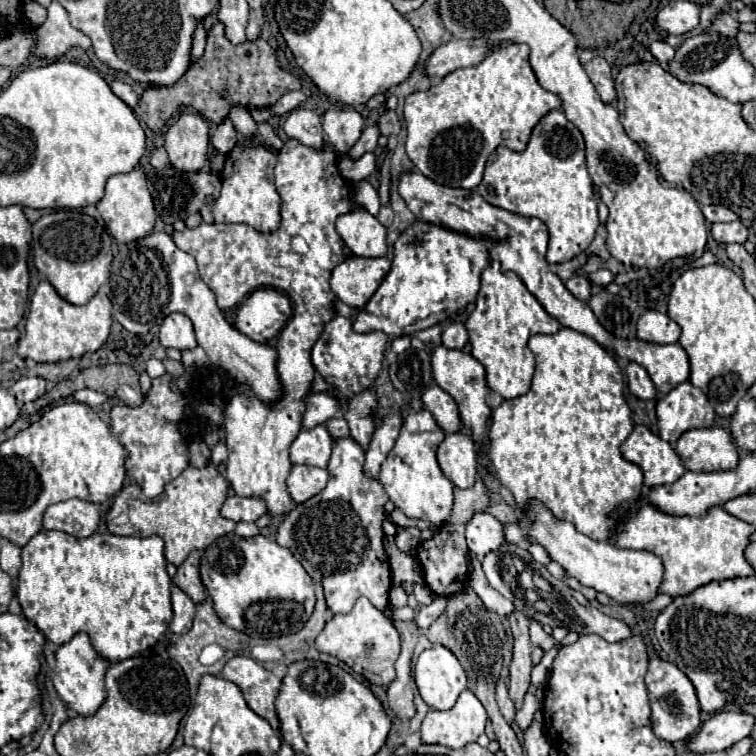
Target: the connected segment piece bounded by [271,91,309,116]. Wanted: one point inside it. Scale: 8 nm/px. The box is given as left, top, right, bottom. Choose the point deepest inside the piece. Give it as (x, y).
(289, 101)

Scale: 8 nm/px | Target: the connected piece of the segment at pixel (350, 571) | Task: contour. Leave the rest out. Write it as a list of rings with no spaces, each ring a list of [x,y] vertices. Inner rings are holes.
[[[351,437],[335,439],[333,455],[327,467],[331,475],[327,487],[313,499],[297,505],[293,511],[283,515],[283,521],[277,529],[277,543],[283,547],[289,547],[295,559],[301,561],[305,571],[311,573],[311,577],[321,579],[327,607],[333,613],[351,611],[351,607],[359,597],[367,597],[377,609],[383,609],[389,603],[391,571],[383,549],[383,529],[381,529],[381,523],[385,519],[383,505],[389,501],[389,497],[383,485],[379,483],[379,479],[365,477],[363,461],[365,461],[365,451],[359,447],[359,443],[355,443],[355,439]]]

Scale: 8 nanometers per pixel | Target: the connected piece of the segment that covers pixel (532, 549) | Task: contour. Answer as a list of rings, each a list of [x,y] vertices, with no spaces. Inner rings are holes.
[[[529,543],[529,545],[527,545],[527,551],[529,551],[531,557],[533,557],[535,561],[539,561],[541,565],[547,565],[547,563],[549,563],[549,555],[547,555],[547,551],[545,551],[539,543]]]

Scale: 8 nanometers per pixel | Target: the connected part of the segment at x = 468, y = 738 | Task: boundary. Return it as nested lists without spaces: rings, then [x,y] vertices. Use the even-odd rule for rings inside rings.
[[[465,689],[455,707],[449,711],[429,711],[421,725],[421,739],[423,743],[445,745],[451,749],[465,747],[485,731],[487,711],[483,703]]]

